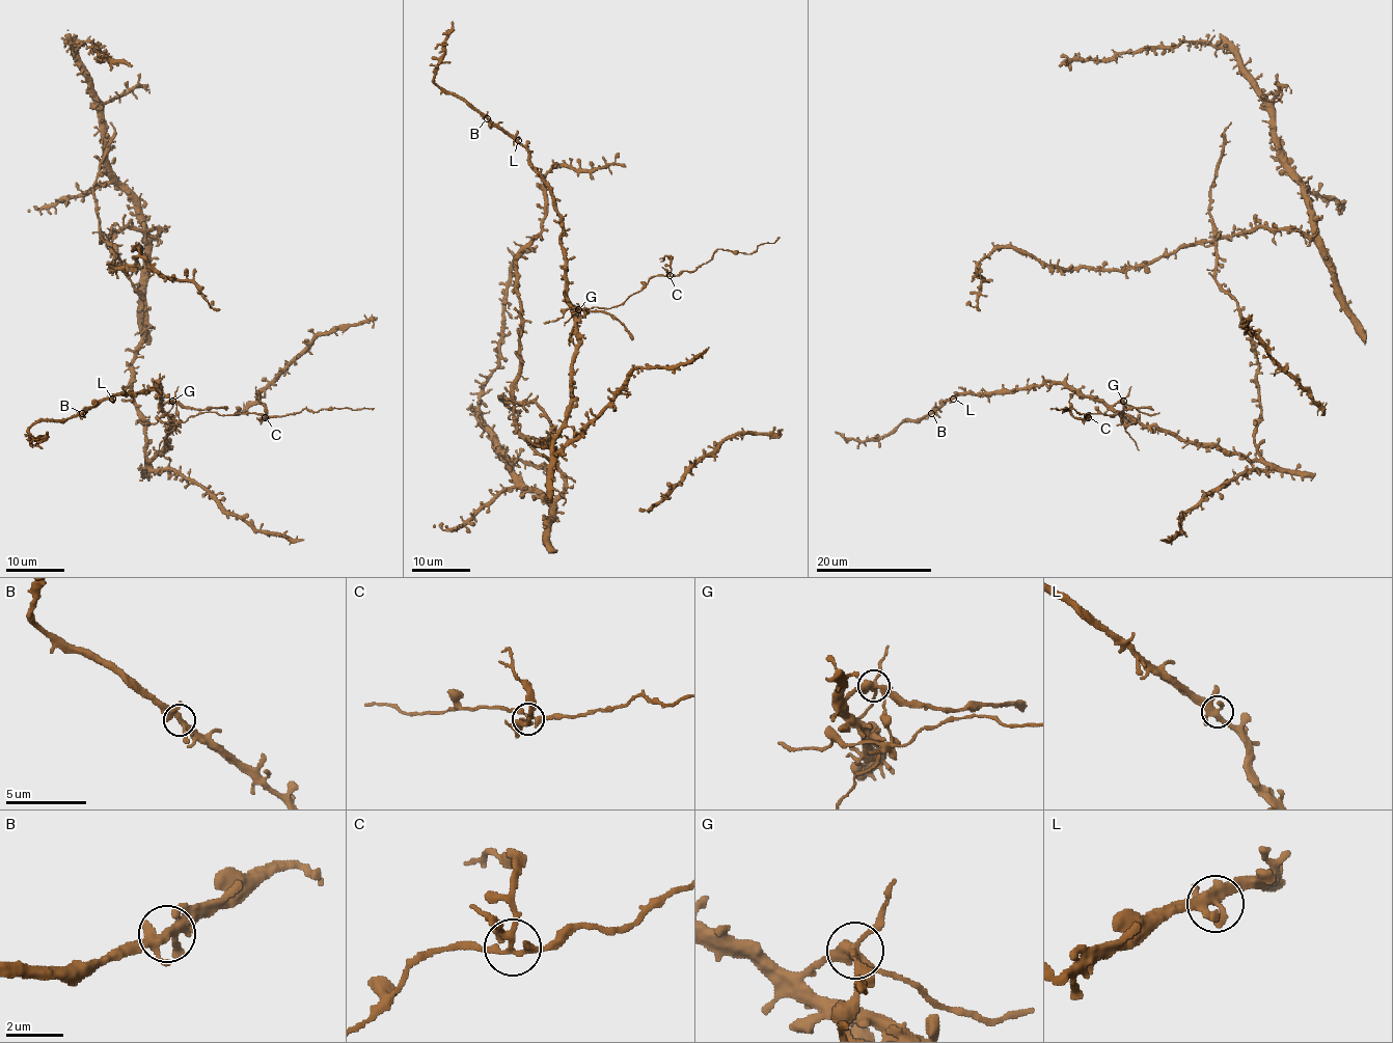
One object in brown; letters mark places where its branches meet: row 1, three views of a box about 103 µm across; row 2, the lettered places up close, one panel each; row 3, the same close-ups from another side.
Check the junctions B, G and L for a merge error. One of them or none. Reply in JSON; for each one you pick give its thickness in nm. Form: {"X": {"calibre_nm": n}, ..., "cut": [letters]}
{"G": {"calibre_nm": 340}, "cut": ["G"]}

